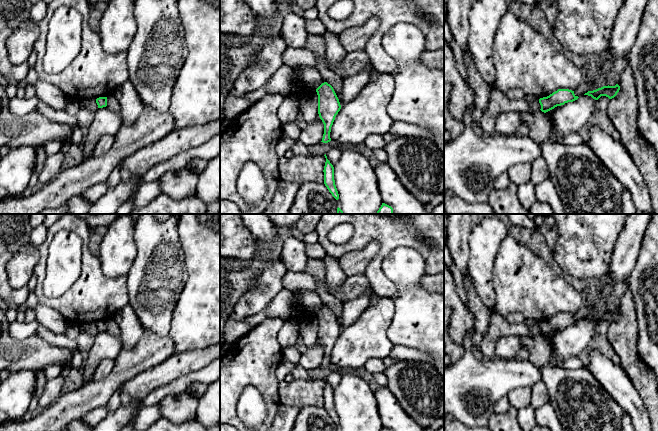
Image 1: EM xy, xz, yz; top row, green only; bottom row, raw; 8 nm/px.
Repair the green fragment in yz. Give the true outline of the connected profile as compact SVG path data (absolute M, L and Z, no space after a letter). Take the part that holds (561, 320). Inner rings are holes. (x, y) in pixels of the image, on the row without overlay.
M558 313L547 321L539 323L541 335L546 337L557 330L564 329L568 326L573 326L579 321L574 318L574 315L569 313Z

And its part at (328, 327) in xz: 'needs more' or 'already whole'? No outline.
already whole

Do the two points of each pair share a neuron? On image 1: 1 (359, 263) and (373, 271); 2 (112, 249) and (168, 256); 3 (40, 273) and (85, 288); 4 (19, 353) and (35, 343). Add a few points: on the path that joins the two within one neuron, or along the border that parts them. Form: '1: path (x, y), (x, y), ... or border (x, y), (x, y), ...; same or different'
1: border (379, 247), (378, 253), (368, 263), (363, 272); different
2: border (134, 229), (136, 256), (127, 274); different
3: path (40, 290), (40, 294), (48, 302), (70, 302); same
4: path (23, 353), (31, 347); same

